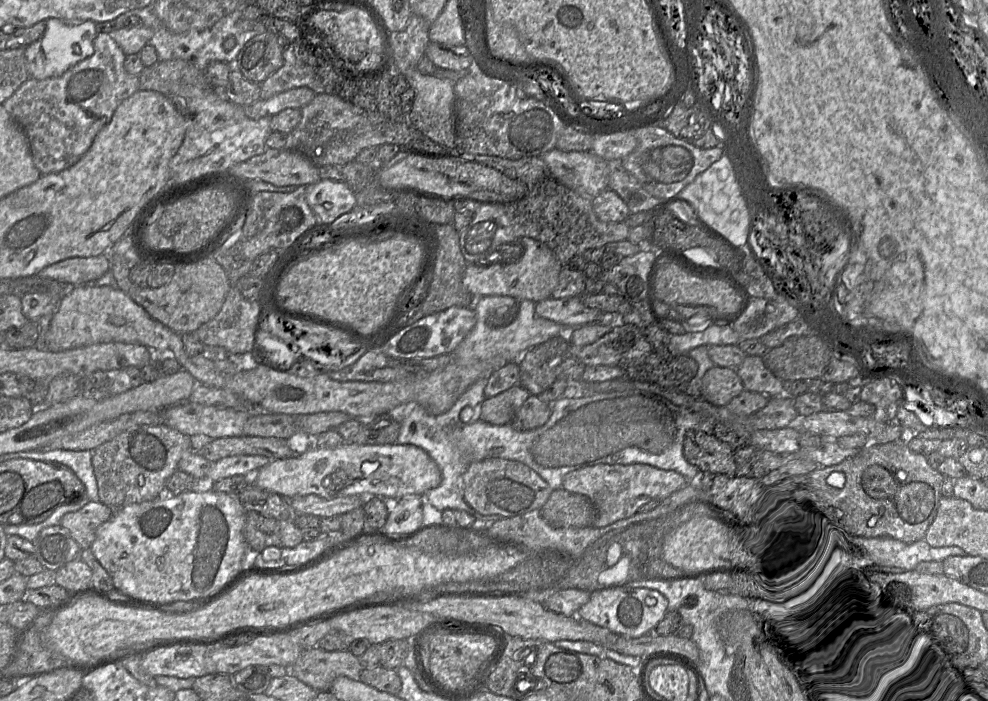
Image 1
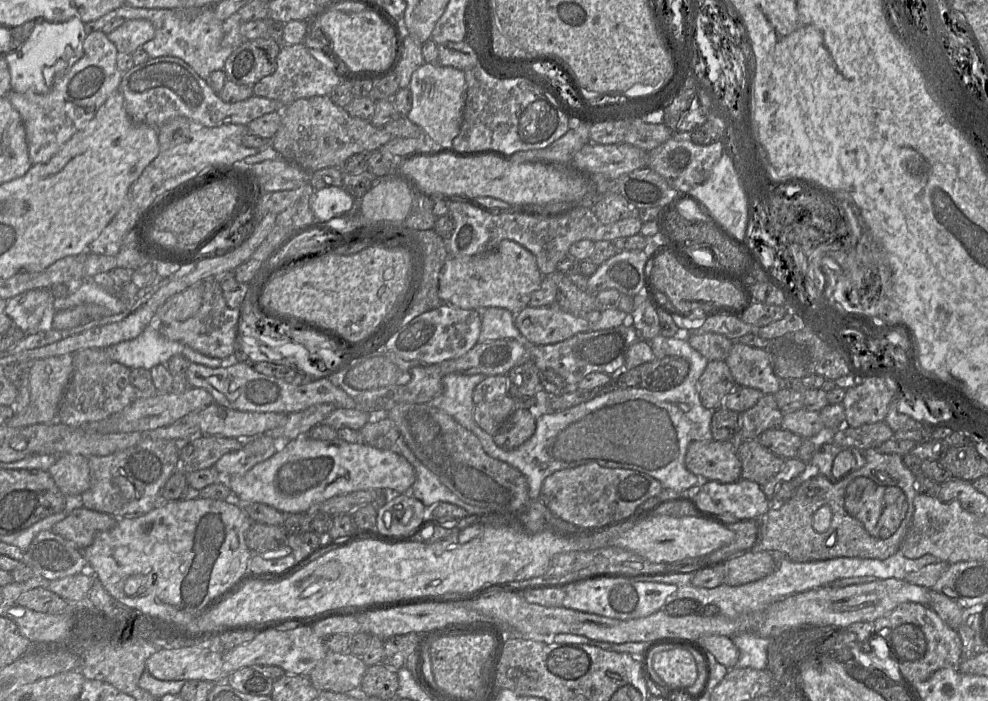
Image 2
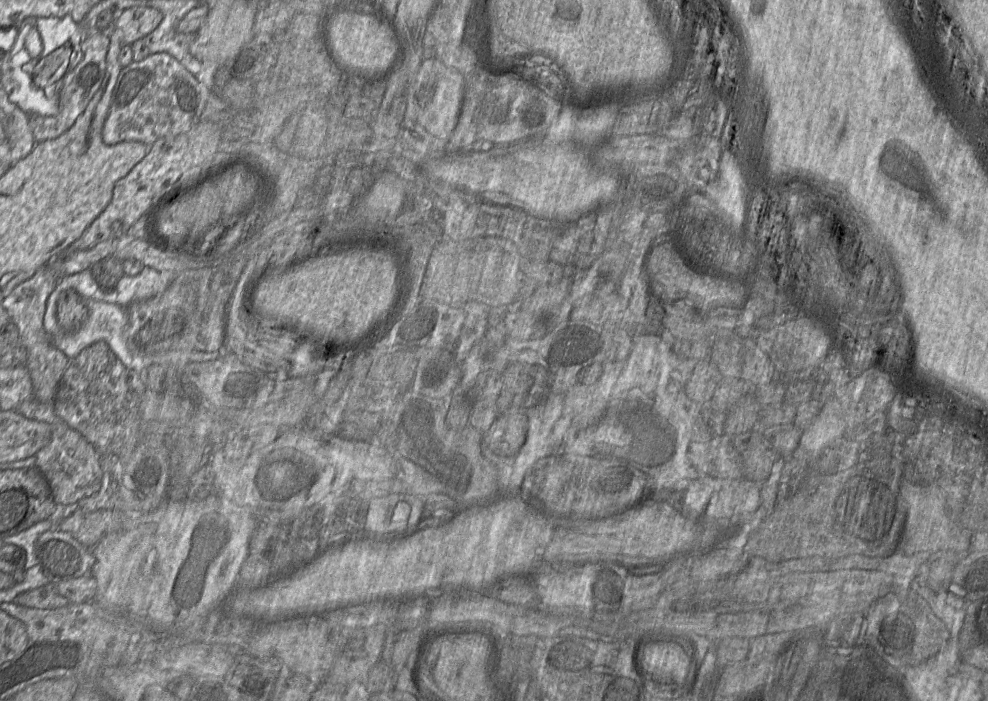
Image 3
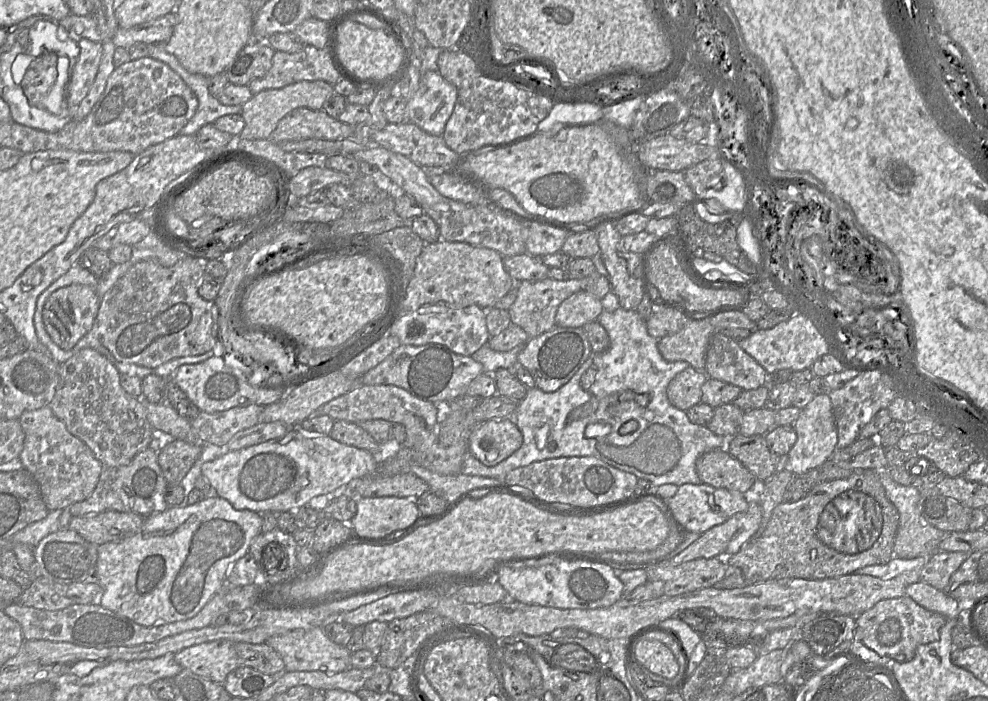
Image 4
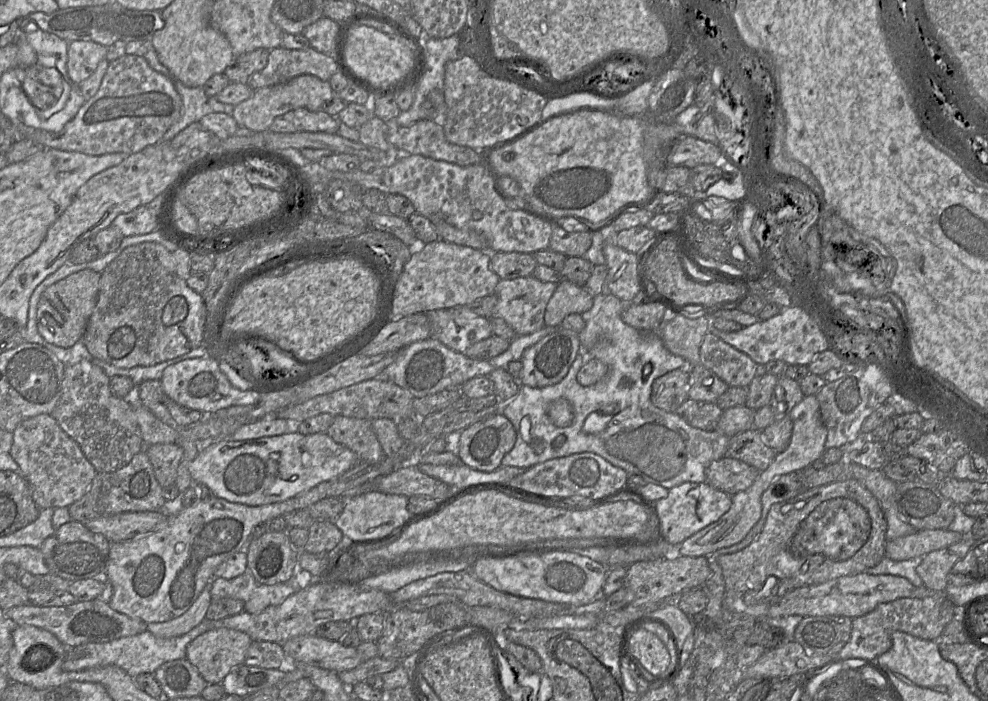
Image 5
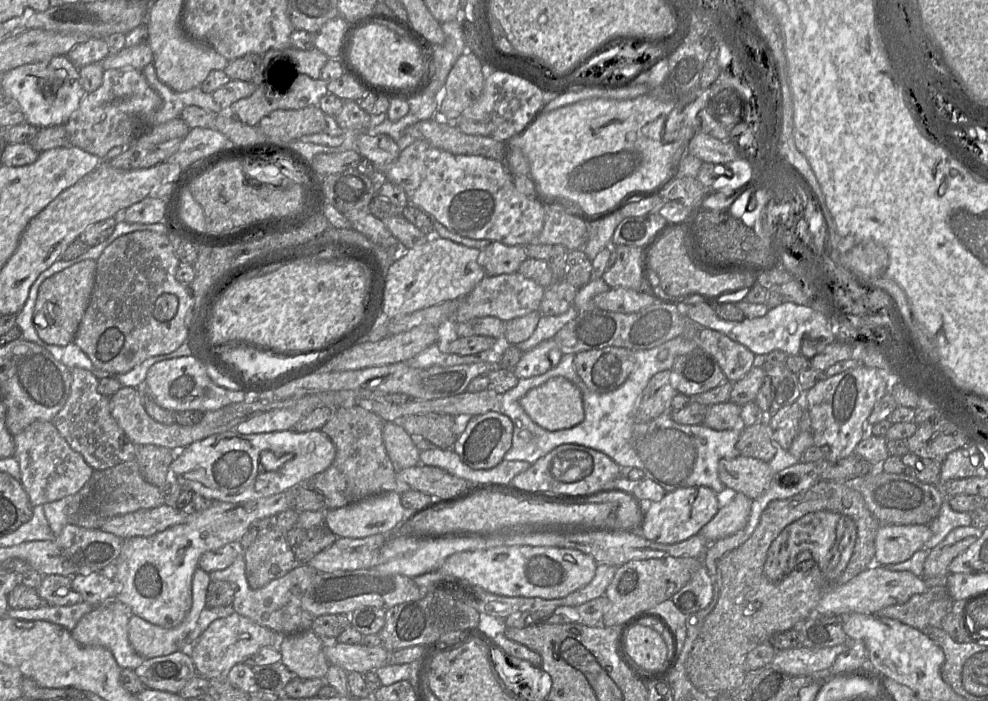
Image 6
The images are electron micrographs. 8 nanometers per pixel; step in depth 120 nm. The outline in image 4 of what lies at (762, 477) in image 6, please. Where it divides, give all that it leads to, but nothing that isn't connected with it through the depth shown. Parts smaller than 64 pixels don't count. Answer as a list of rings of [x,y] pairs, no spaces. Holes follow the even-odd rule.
[[[726,448],[702,454],[696,461],[696,471],[702,483],[715,488],[751,492],[757,489],[754,475]]]

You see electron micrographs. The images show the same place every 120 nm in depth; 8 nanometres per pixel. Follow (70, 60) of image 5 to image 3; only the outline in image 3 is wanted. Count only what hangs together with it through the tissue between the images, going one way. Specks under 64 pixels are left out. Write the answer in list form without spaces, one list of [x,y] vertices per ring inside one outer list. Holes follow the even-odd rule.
[[[98,32],[84,38],[81,43],[83,59],[78,63],[75,69],[69,73],[64,81],[60,94],[57,95],[57,100],[59,101],[58,113],[54,116],[28,114],[30,128],[36,144],[59,137],[66,132],[84,112],[104,79],[108,48],[109,37],[107,33]]]

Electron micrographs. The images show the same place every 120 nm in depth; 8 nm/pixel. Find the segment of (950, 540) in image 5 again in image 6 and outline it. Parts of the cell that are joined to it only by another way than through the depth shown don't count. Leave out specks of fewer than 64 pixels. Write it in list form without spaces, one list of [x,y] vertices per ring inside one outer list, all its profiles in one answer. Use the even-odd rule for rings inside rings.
[[[881,524],[875,537],[875,562],[888,565],[904,562],[931,538],[929,525]]]

